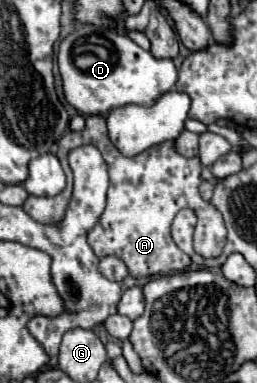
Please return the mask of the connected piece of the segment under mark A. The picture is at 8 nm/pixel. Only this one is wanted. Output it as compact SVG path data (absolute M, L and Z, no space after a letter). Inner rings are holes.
M87 115L87 125L83 131L73 133L67 131L59 139L59 151L57 157L63 165L63 171L67 175L67 187L55 195L55 197L29 197L23 205L25 213L31 215L35 221L43 225L59 225L65 217L65 209L71 199L73 183L71 183L71 167L67 163L67 155L71 149L81 145L93 145L103 153L103 159L109 169L109 191L107 191L107 205L103 215L99 217L97 225L89 231L87 241L97 257L105 255L117 255L125 261L131 277L155 277L155 275L167 275L167 273L181 273L191 265L189 255L185 255L175 241L171 239L171 221L177 215L179 209L189 207L197 213L197 227L195 227L195 251L209 259L219 257L227 239L227 229L221 217L221 213L209 203L203 201L199 195L199 173L203 169L201 161L197 157L187 159L177 153L175 143L159 143L157 147L149 147L147 151L125 157L119 153L119 149L109 141L107 125L103 115ZM155 173L167 173L171 177L161 177L155 181ZM135 201L135 203L133 203ZM115 239L115 241L113 241Z

